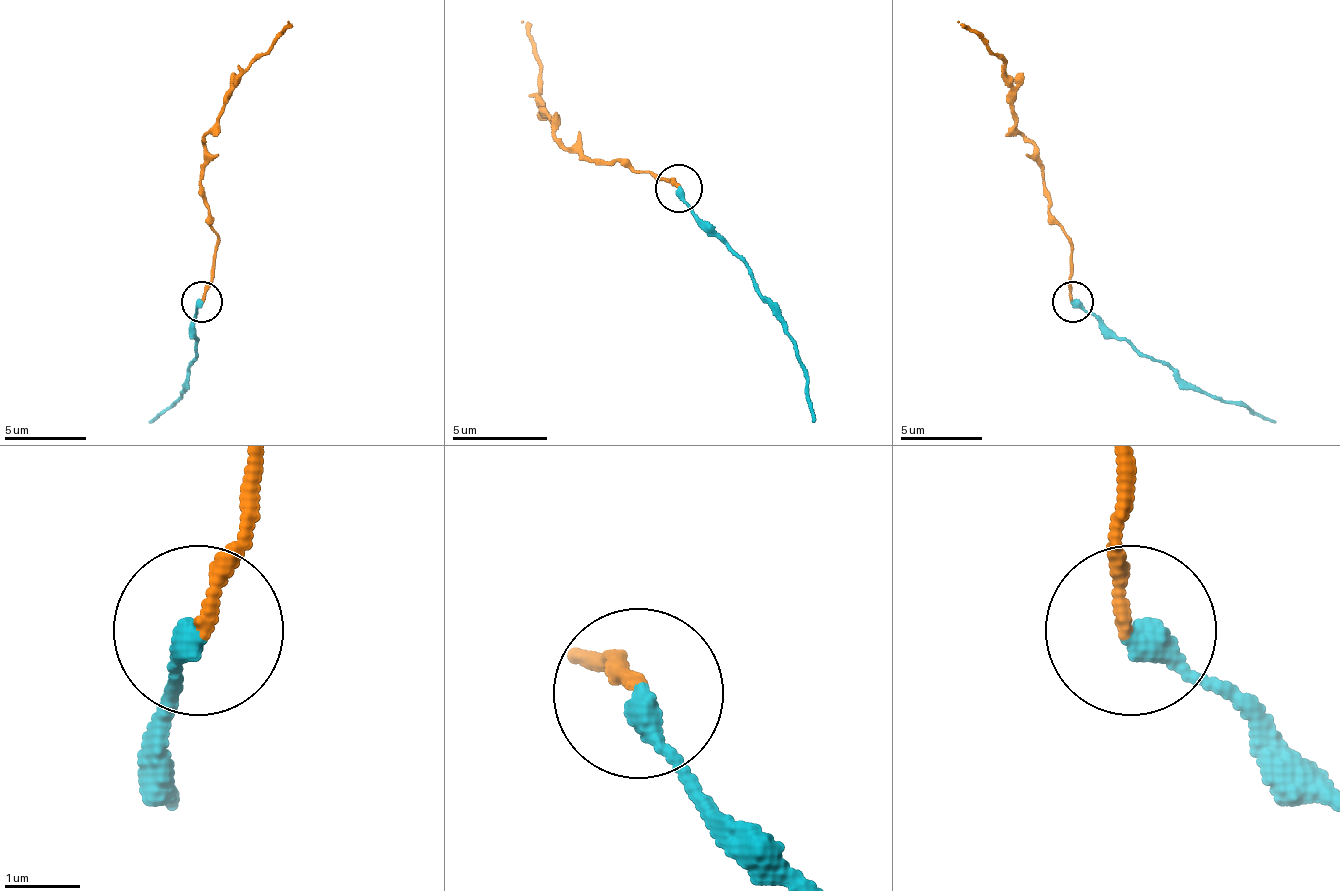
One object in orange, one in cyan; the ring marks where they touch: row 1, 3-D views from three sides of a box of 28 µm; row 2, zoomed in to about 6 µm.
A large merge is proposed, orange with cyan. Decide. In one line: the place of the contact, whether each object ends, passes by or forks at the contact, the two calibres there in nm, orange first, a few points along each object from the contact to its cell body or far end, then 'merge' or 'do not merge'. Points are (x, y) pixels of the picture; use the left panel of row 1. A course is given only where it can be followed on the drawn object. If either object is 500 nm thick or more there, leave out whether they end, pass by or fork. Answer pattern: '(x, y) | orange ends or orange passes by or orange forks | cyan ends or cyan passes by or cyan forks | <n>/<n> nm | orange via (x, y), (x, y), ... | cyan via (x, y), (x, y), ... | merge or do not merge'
(201, 301) | orange ends | cyan ends | 160/320 nm | orange via (202, 300), (218, 235), (207, 210), (200, 165), (204, 137), (217, 125), (233, 76), (255, 59), (287, 23) | cyan via (202, 300), (190, 320), (197, 353), (188, 361), (186, 386), (175, 406), (149, 423) | merge

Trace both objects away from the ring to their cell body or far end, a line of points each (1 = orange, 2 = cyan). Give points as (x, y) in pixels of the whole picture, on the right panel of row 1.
1: (1074, 300), (1070, 235), (1049, 210), (1044, 165), (1017, 125), (1002, 59), (958, 23)
2: (1074, 300), (1143, 353), (1166, 361), (1193, 386), (1276, 423)

